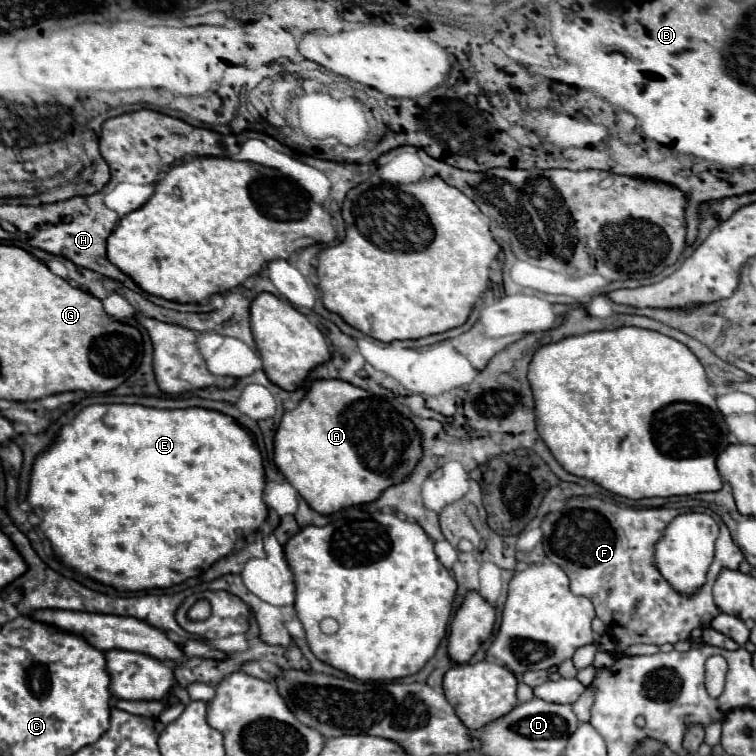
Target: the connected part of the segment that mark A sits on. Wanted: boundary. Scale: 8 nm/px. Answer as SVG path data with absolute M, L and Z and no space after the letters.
M341 379L313 381L307 397L283 415L275 433L275 465L307 505L321 515L333 515L341 509L379 499L385 489L403 483L415 471L421 457L423 439L409 417L399 413L387 399L375 397Z

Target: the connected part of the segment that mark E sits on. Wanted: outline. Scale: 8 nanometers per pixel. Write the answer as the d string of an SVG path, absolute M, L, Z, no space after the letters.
M89 405L77 413L71 425L65 425L51 449L41 453L35 459L31 473L31 487L27 501L33 511L43 519L39 525L45 537L51 541L55 555L75 567L77 571L89 575L95 581L123 589L123 591L141 591L141 589L165 589L177 583L183 583L189 577L209 569L219 559L227 557L239 539L245 539L249 533L255 533L269 517L269 509L263 501L267 487L263 459L255 447L251 435L233 419L209 409L153 409L143 405Z

